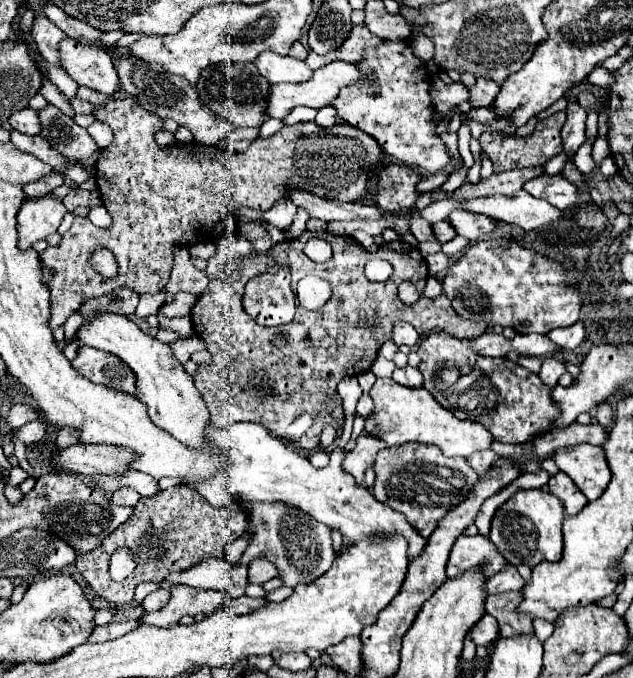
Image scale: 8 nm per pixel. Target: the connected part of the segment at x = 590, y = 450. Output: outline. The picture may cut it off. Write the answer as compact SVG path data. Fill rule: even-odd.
M578 444L560 448L554 454L554 462L574 480L590 502L596 500L610 482L610 468L602 446Z

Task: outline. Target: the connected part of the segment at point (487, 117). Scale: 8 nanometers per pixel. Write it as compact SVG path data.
M490 107L472 109L467 113L467 117L479 123L488 123L496 119L494 110Z

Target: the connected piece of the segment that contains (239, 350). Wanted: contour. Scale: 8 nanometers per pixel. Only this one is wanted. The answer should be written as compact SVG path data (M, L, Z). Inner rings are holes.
M306 230L304 234L300 234L298 238L294 238L290 242L284 240L280 244L274 244L266 252L268 258L264 260L264 266L290 264L291 288L294 294L296 294L297 282L300 278L304 278L308 274L320 274L320 278L328 280L330 286L332 286L332 298L326 302L326 308L316 310L316 312L306 312L306 309L300 307L296 310L294 322L290 322L282 328L260 326L242 308L242 292L244 292L244 284L248 282L248 266L238 266L240 270L236 270L236 272L232 270L232 276L228 280L230 286L224 286L224 294L226 294L226 290L230 292L230 302L224 304L224 312L220 312L220 314L210 312L208 306L204 304L204 294L200 296L200 300L194 304L194 308L190 312L196 334L204 340L208 352L212 354L210 364L200 364L198 372L194 374L194 384L198 386L198 392L202 394L204 402L208 404L210 420L216 426L222 426L222 428L228 428L236 422L256 422L256 424L262 424L268 432L272 432L274 438L282 438L282 440L290 440L290 442L298 444L296 448L300 448L300 450L314 450L320 444L320 434L322 434L324 426L332 426L336 430L342 428L346 416L344 416L342 398L340 398L336 386L346 376L358 376L358 374L364 374L364 372L370 370L370 366L376 360L378 348L386 340L392 338L392 324L402 320L402 322L410 322L418 330L418 334L426 334L428 330L432 330L432 332L440 330L440 332L446 332L446 334L454 336L454 338L476 338L478 334L486 332L486 328L488 328L488 322L474 322L474 320L460 318L454 312L454 308L450 306L450 300L446 296L438 296L436 300L420 298L420 316L404 316L404 312L410 310L410 308L404 306L398 298L400 282L416 276L416 280L412 280L412 282L416 284L416 288L424 290L426 276L428 276L428 268L426 268L426 262L422 258L420 250L410 246L408 242L394 240L394 242L388 242L388 244L378 248L378 258L384 258L384 260L392 262L394 272L392 272L390 280L386 280L382 284L376 284L376 282L366 280L366 276L364 276L364 264L370 260L372 254L368 250L364 250L352 236L336 236L336 234L330 234L326 230L318 232L314 236L322 238L322 240L328 240L332 244L334 254L328 262L316 264L304 254L302 248L312 238L312 232ZM276 334L282 334L286 338L286 344L274 346L272 340L274 340Z

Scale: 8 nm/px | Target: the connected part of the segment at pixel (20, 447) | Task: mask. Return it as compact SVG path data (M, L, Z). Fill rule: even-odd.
M14 436L14 438L12 438L12 442L14 442L14 454L16 454L19 466L28 472L28 474L32 474L32 468L30 468L28 460L26 460L26 450L28 450L28 446L26 446L18 436Z

